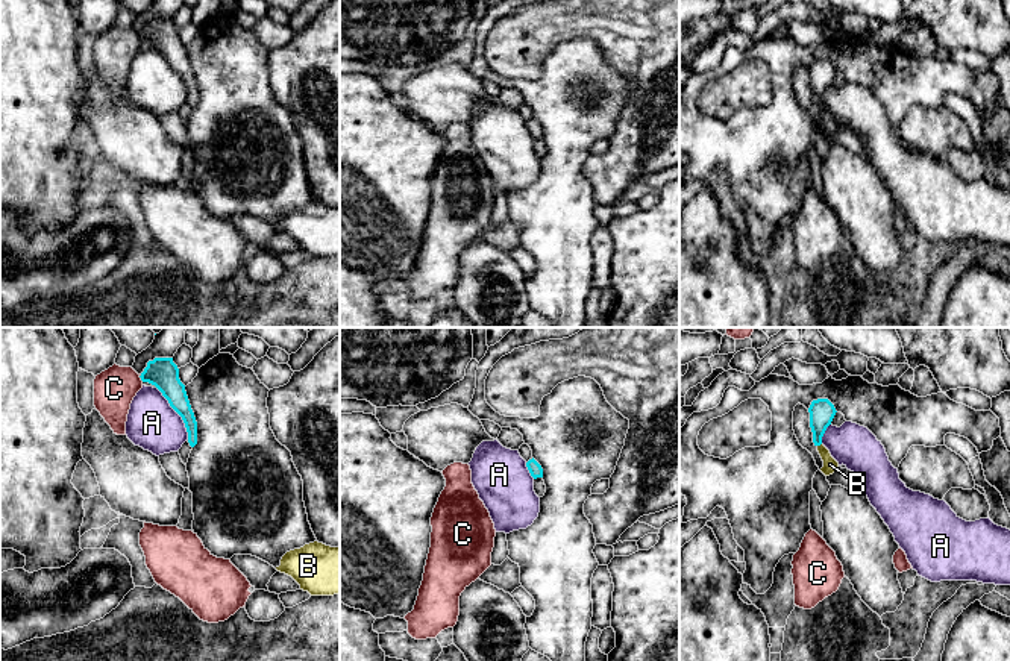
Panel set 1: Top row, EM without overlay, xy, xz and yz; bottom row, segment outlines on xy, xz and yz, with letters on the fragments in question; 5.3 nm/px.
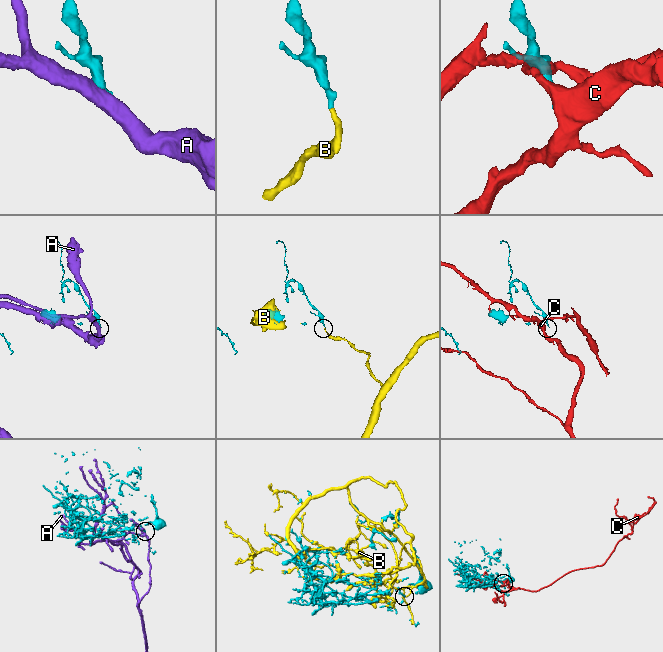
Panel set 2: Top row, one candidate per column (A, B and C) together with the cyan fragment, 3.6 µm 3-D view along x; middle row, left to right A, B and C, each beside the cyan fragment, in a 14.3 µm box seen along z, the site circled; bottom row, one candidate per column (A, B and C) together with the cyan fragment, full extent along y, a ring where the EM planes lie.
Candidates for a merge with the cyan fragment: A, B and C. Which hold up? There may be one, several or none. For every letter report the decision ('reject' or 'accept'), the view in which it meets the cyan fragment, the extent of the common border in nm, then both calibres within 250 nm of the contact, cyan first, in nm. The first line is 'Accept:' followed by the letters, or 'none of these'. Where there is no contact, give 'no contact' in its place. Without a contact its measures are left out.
Accept: B
A: reject | xy | 320 nm | 160/280 nm
B: accept | yz | 30 nm | 140/80 nm
C: reject | xy | 40 nm | 160/220 nm

